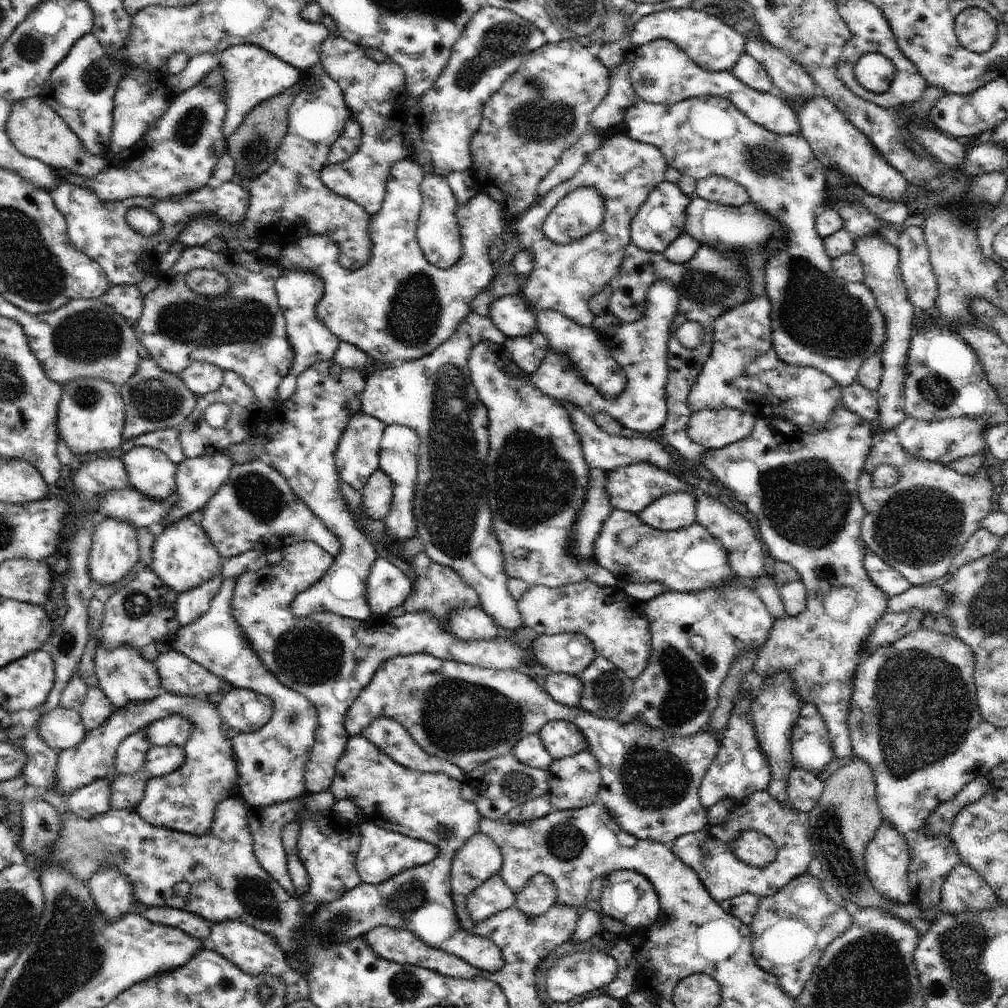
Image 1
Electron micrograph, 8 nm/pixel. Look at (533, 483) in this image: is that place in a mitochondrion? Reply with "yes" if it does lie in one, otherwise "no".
yes

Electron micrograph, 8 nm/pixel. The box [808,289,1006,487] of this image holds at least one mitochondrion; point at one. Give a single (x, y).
(939, 391)

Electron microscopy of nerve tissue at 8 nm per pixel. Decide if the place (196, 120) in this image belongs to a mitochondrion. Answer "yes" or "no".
yes

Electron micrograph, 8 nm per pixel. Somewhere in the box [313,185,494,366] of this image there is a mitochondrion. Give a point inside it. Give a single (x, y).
(413, 315)

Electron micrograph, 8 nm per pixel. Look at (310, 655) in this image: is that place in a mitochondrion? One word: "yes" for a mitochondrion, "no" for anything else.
yes

